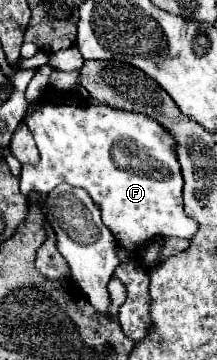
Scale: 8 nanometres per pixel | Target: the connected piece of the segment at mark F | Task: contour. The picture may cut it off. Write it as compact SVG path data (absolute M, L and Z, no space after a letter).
M36 104L24 118L28 130L32 132L40 160L36 164L22 164L20 172L20 192L30 194L38 192L42 198L62 182L72 186L82 186L88 190L92 200L102 210L102 222L108 226L112 236L122 248L136 250L142 242L154 236L176 236L192 238L198 230L198 222L188 218L182 210L182 172L174 152L174 138L164 130L156 120L126 112L114 110L106 104L90 106L56 106L56 104Z

